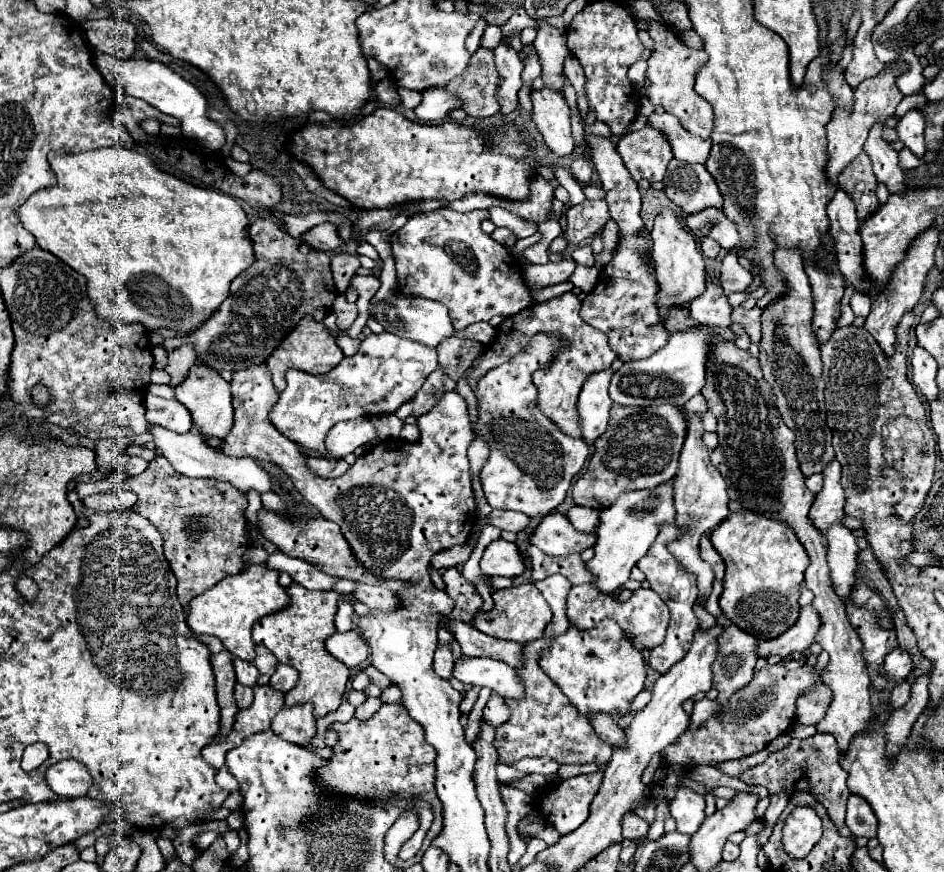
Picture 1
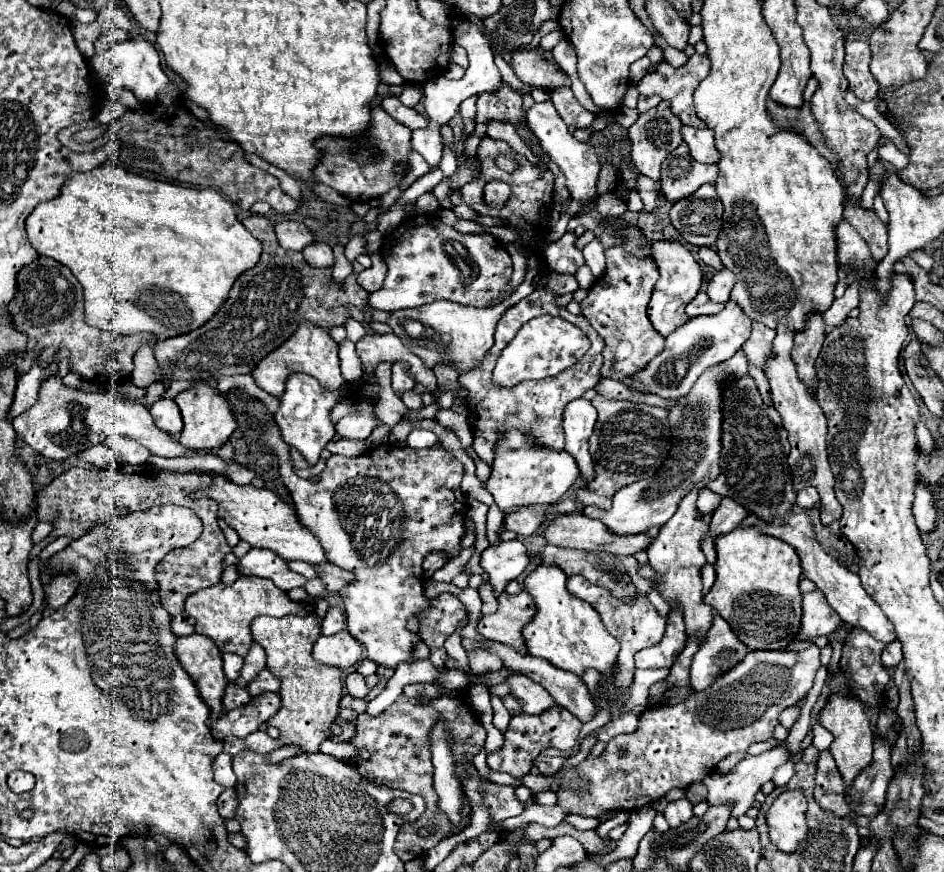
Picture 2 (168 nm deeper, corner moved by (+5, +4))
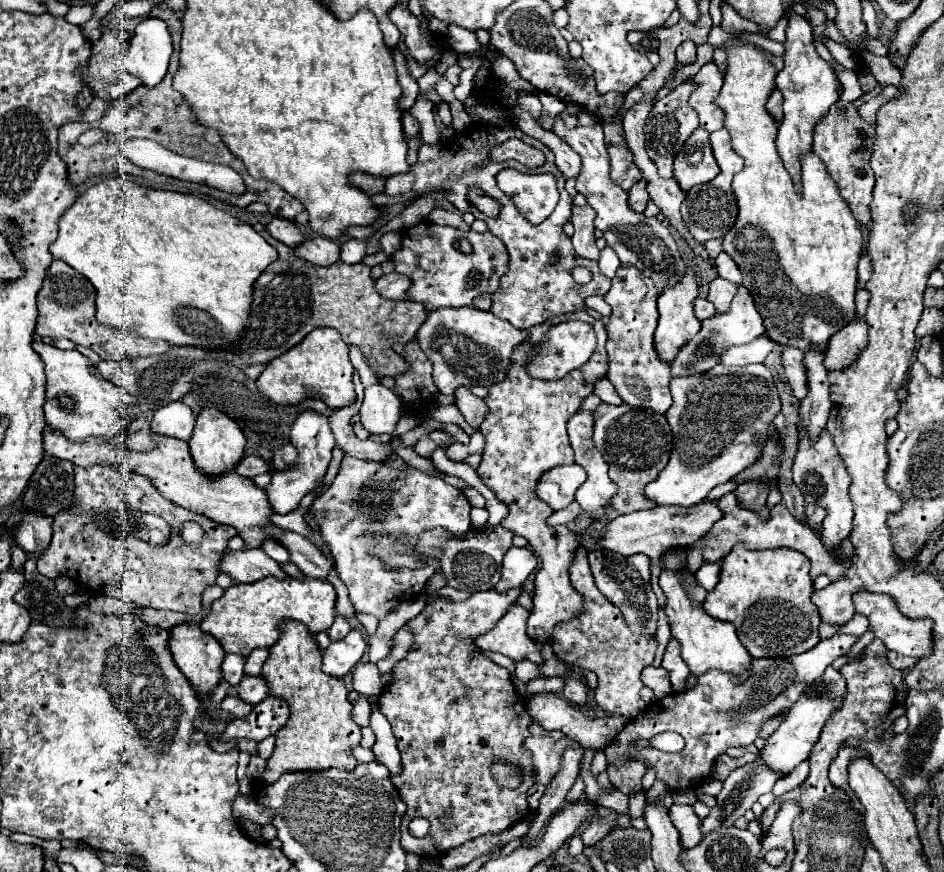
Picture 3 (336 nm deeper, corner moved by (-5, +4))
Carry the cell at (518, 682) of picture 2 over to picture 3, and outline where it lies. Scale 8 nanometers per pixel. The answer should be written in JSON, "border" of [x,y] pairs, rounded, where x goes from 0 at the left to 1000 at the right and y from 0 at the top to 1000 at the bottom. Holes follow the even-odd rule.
{"border":[[[572,795],[572,797],[564,799],[559,804],[559,818],[576,836],[593,836],[593,838],[597,838],[600,845],[610,850],[617,859],[627,859],[627,861],[640,861],[646,854],[646,850],[653,845],[653,841],[657,841],[657,836],[661,836],[661,831],[665,829],[663,822],[623,825],[610,811],[606,811],[602,804],[597,804],[593,797],[587,797],[587,795]]]}

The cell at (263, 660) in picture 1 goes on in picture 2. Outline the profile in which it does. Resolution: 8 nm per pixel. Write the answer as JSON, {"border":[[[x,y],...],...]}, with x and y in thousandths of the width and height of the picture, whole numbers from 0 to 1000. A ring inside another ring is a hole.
{"border":[[[267,737],[263,751],[258,753],[258,765],[256,765],[256,769],[254,769],[256,779],[258,779],[258,781],[267,781],[280,765],[282,765],[280,744],[278,744],[273,737]]]}

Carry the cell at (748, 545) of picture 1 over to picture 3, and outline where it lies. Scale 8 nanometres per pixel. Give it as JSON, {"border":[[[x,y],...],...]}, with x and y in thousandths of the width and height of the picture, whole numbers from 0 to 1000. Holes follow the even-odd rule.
{"border":[[[782,623],[765,641],[763,666],[744,696],[756,710],[775,714],[782,733],[799,756],[833,756],[852,749],[869,735],[869,705],[858,689],[862,673],[856,655],[858,643],[850,634],[839,630],[792,632]]]}

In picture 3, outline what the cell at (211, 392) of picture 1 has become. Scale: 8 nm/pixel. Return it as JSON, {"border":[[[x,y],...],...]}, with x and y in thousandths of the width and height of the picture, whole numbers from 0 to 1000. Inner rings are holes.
{"border":[[[216,469],[208,478],[208,490],[206,490],[206,497],[203,497],[199,510],[201,510],[203,529],[208,529],[208,536],[214,538],[214,542],[233,545],[233,542],[242,542],[244,538],[248,538],[254,531],[254,524],[258,524],[261,501],[258,501],[256,492],[250,487],[250,483],[246,483],[231,469]]]}

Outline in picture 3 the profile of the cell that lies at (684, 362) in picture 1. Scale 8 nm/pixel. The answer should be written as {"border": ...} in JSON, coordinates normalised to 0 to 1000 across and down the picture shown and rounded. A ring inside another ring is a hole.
{"border":[[[782,329],[778,343],[775,343],[775,352],[773,352],[773,359],[767,359],[767,361],[758,361],[758,364],[752,364],[748,368],[744,368],[744,377],[737,386],[733,386],[733,391],[720,400],[718,409],[714,412],[712,416],[712,432],[718,432],[718,430],[739,430],[739,428],[748,428],[750,423],[754,423],[765,403],[769,400],[769,396],[788,396],[788,393],[794,393],[799,391],[801,386],[805,386],[809,382],[809,373],[807,373],[807,364],[805,359],[801,357],[801,350],[799,350],[799,343],[794,338],[794,334],[790,329]]]}

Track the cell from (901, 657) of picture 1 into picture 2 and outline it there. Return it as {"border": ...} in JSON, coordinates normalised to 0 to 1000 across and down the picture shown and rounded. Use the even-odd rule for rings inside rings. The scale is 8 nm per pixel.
{"border":[[[949,733],[949,735],[941,737],[939,744],[934,747],[934,763],[941,765],[941,767],[945,767],[945,765],[949,765],[953,760],[953,756],[956,756],[956,740]]]}

